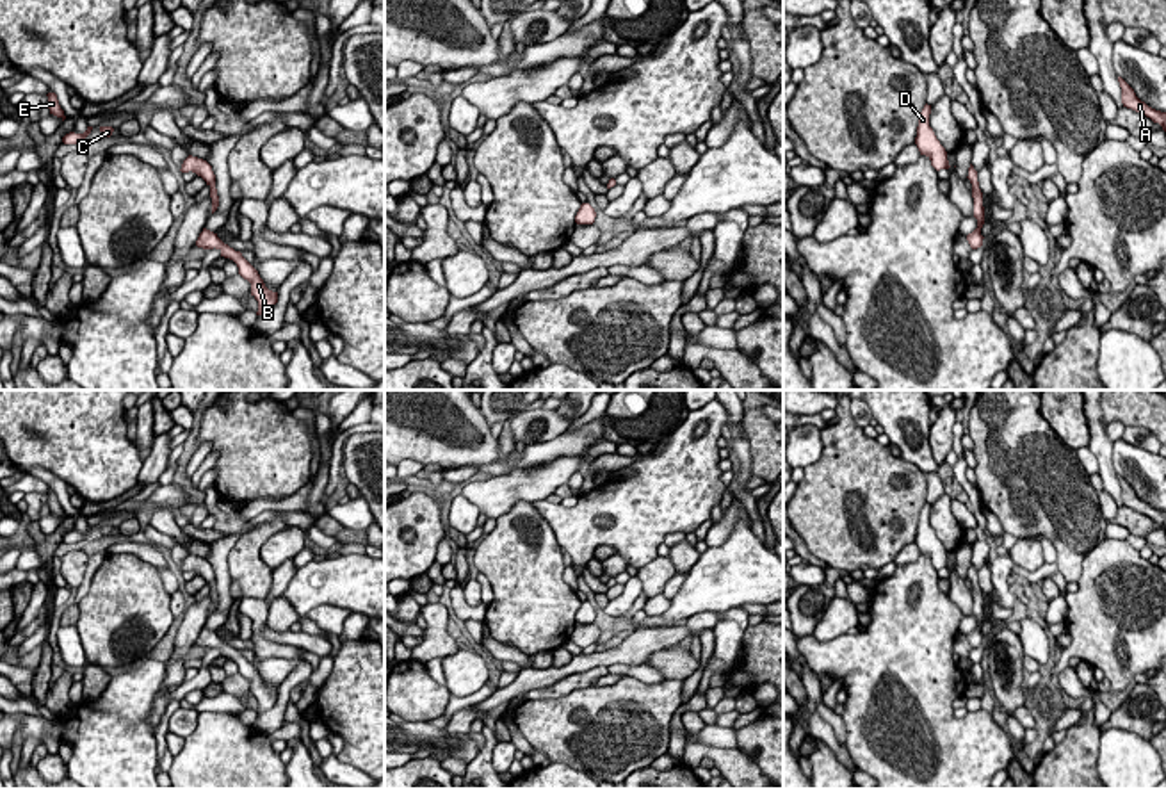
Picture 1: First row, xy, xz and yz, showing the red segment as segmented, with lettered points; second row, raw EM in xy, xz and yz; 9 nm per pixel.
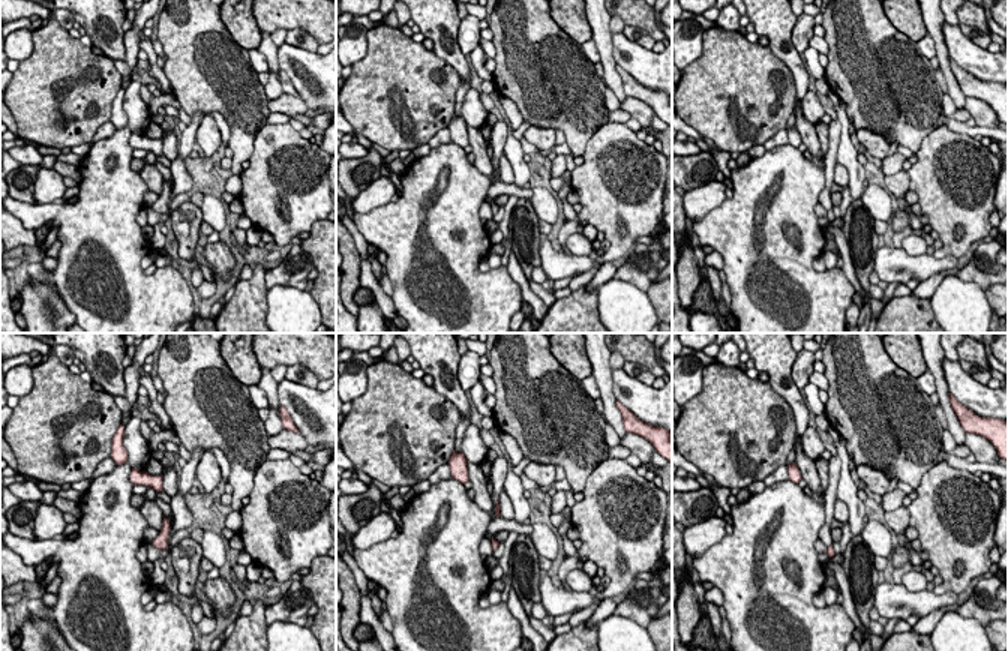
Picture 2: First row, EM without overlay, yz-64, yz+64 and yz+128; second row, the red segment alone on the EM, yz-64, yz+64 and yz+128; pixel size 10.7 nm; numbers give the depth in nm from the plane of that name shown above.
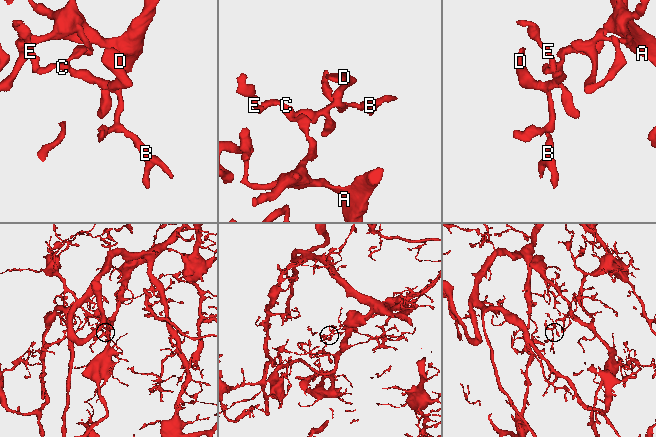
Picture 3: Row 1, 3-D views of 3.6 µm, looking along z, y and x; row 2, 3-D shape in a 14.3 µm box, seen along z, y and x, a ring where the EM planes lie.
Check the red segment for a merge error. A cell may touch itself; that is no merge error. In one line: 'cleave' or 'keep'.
cleave

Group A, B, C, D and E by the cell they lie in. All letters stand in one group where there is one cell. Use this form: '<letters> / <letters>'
A C D E / B

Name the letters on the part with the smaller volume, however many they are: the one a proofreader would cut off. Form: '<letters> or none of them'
B

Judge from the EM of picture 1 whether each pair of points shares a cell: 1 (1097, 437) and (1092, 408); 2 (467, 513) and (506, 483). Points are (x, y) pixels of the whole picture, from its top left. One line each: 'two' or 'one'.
1: one
2: two

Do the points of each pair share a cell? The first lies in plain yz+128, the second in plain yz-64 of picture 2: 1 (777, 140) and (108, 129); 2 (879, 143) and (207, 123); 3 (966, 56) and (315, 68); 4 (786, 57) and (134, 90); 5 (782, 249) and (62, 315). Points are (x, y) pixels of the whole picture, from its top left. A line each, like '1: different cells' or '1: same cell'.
1: same cell
2: same cell
3: same cell
4: different cells
5: different cells

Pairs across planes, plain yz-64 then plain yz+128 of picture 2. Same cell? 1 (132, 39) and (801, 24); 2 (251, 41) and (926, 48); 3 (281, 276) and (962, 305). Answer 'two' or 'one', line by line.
1: one
2: two
3: two

